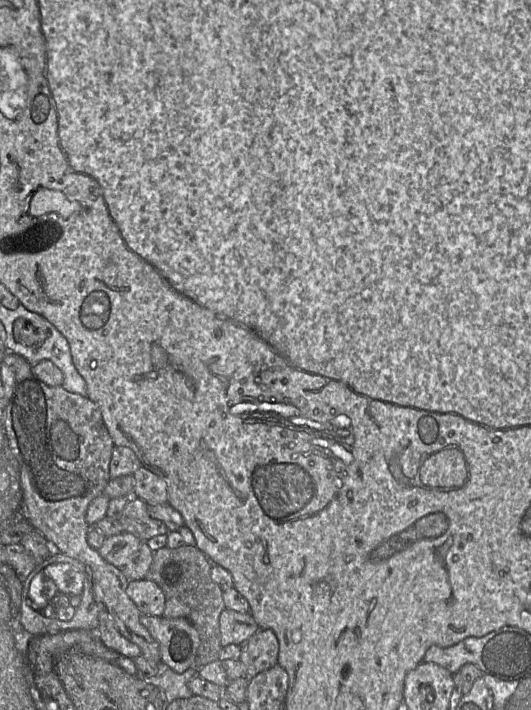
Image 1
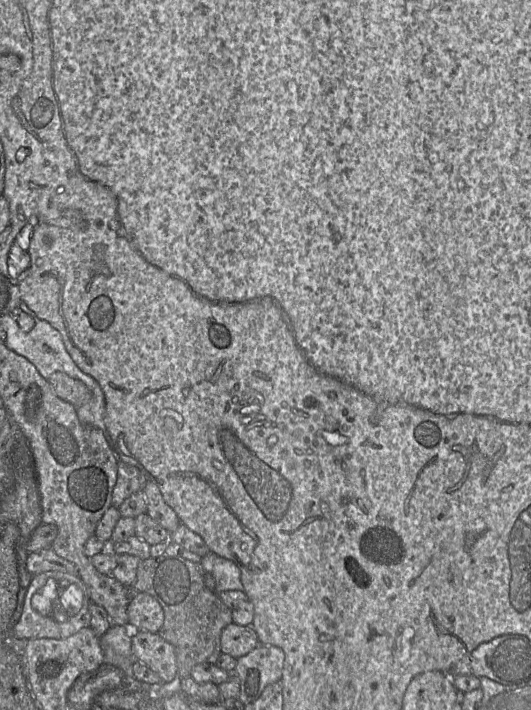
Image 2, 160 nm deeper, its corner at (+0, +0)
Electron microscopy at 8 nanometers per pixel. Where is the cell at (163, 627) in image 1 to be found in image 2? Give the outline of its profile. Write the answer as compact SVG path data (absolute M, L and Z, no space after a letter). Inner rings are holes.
M133 630L131 646L134 658L157 673L163 682L171 682L178 675L174 647L159 633Z

